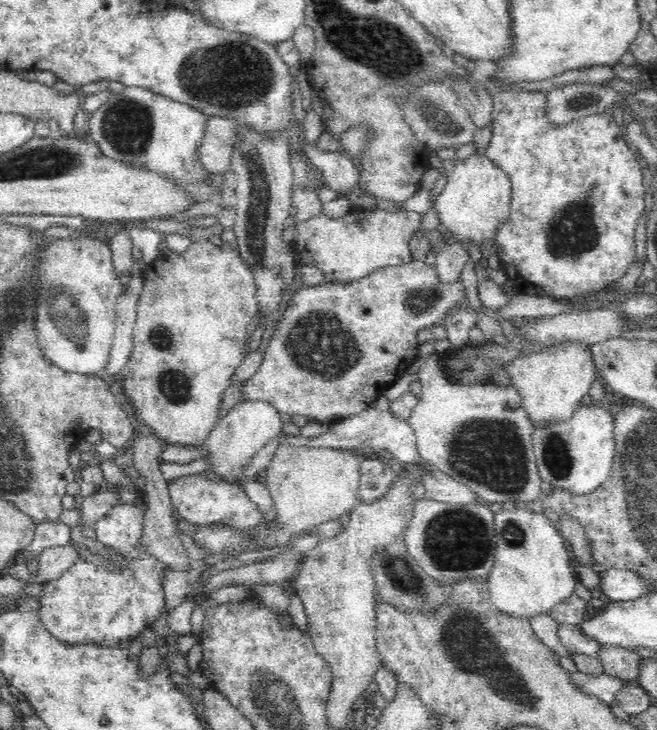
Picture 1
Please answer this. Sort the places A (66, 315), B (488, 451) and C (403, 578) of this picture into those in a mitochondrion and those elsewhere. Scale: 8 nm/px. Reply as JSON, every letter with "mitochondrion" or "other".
{"A":"mitochondrion","B":"mitochondrion","C":"mitochondrion"}

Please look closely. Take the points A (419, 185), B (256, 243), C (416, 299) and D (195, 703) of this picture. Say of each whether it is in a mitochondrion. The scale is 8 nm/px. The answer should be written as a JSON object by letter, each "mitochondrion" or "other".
{"A":"other","B":"mitochondrion","C":"mitochondrion","D":"other"}

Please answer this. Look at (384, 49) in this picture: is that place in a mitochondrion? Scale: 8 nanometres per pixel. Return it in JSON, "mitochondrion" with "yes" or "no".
{"mitochondrion":"yes"}

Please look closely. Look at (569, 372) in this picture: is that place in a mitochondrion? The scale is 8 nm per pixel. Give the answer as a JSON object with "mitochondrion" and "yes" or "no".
{"mitochondrion":"no"}

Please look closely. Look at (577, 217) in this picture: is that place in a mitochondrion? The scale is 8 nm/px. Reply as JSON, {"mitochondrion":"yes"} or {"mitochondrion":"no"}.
{"mitochondrion":"yes"}

